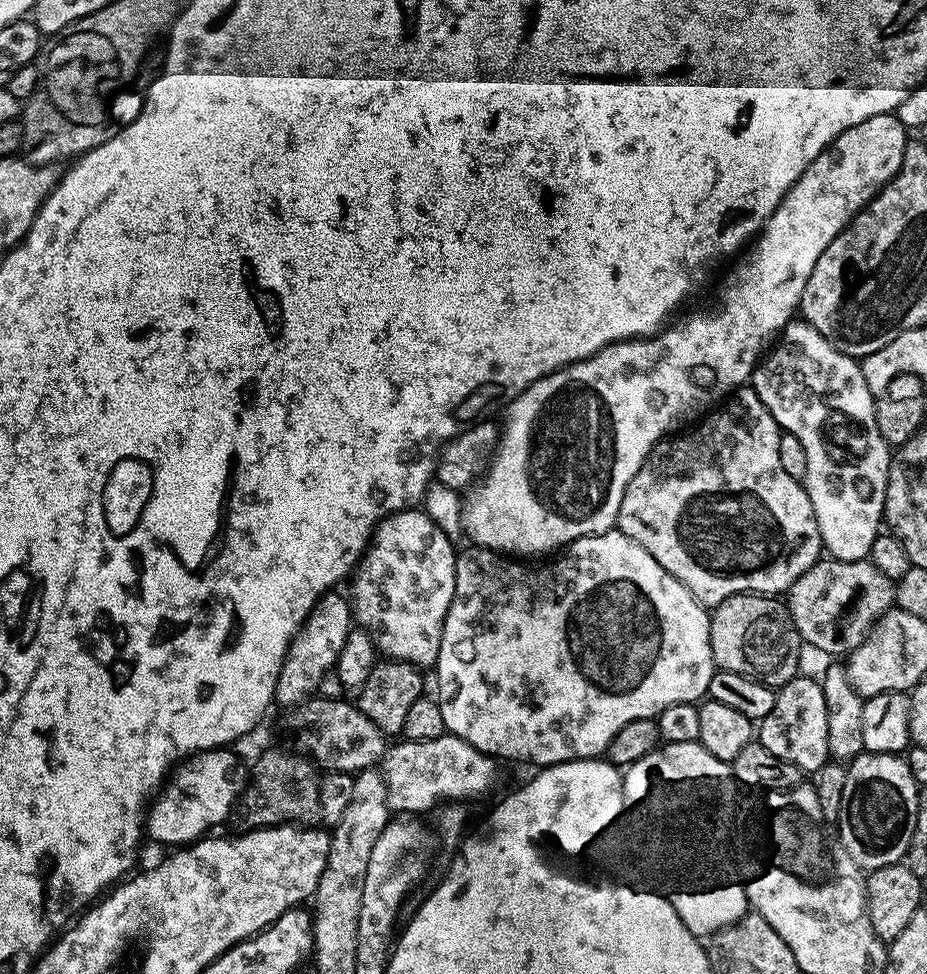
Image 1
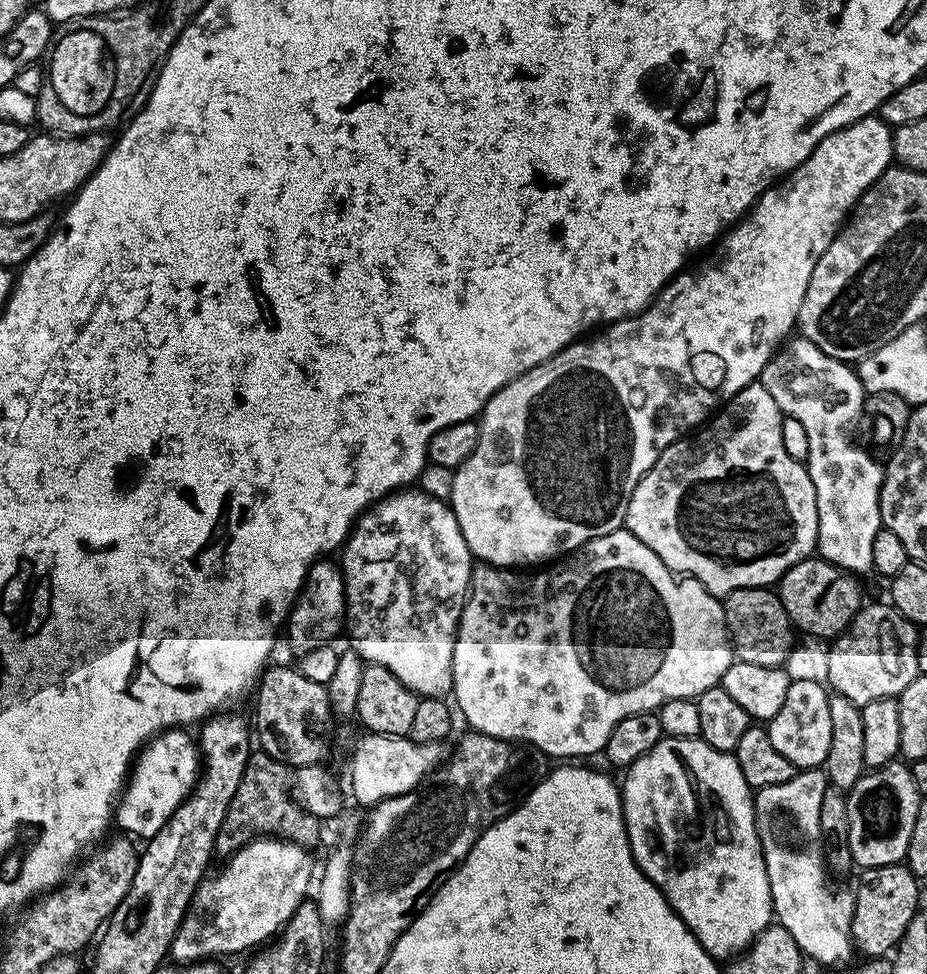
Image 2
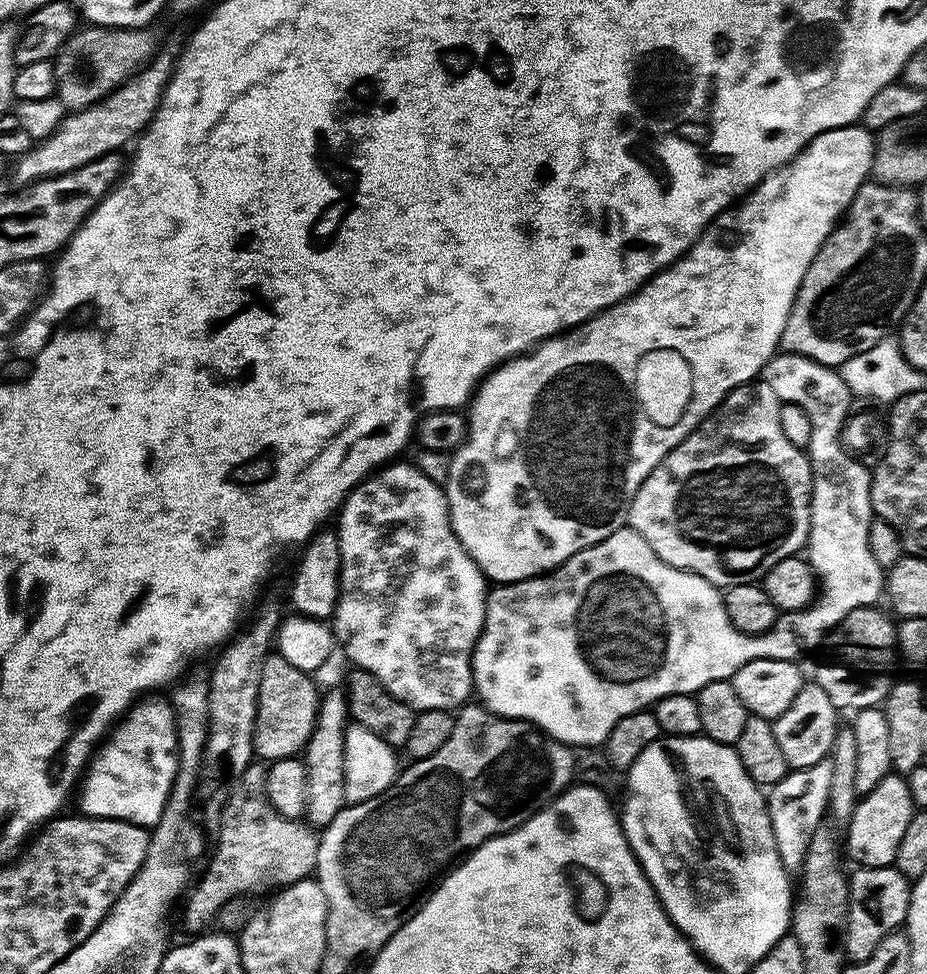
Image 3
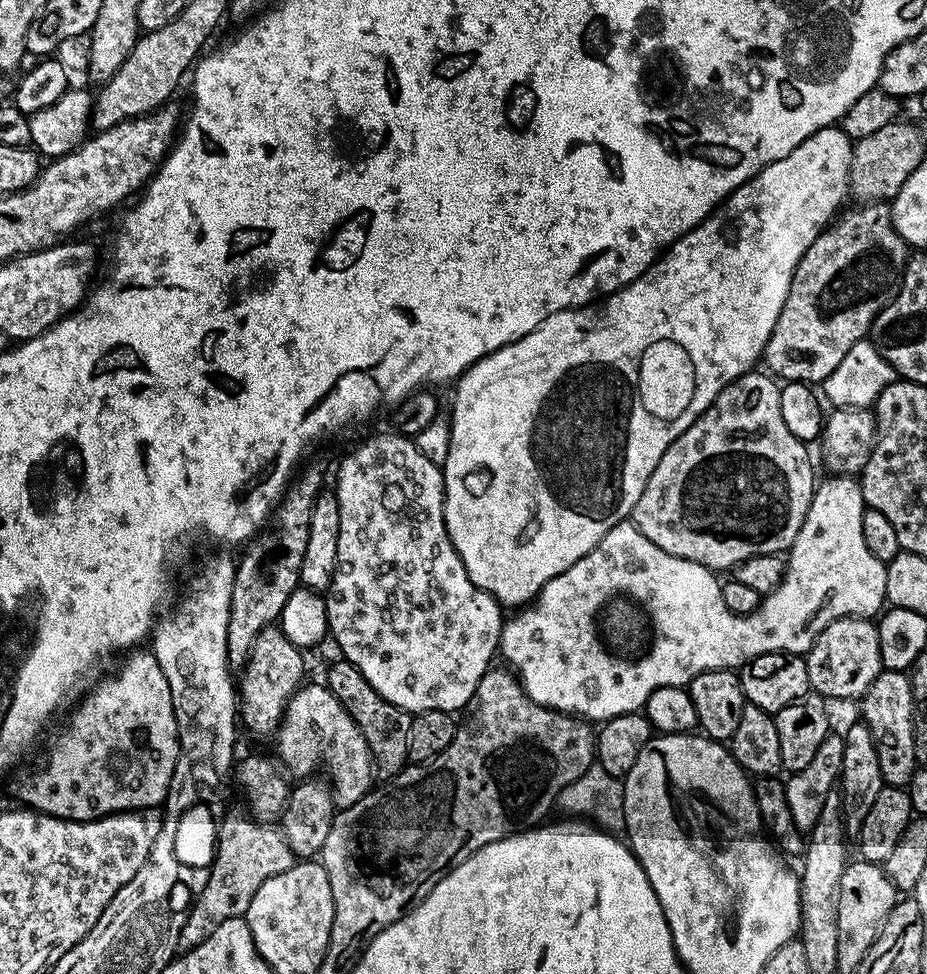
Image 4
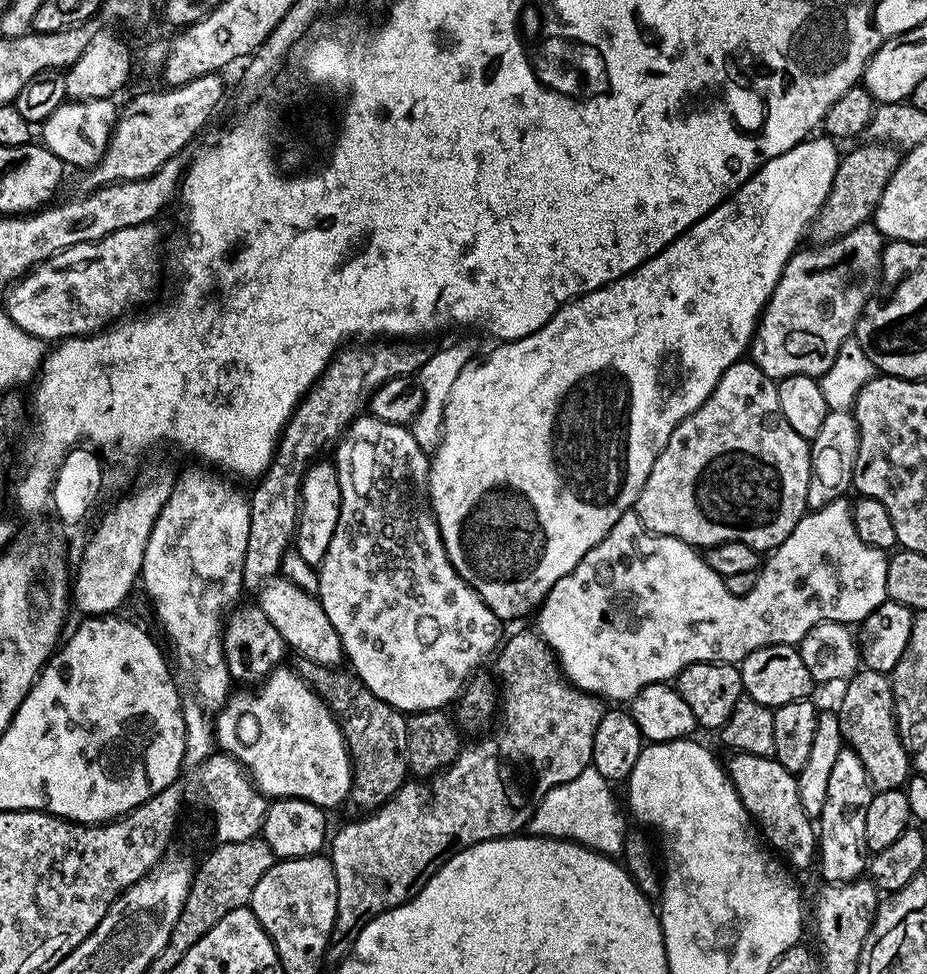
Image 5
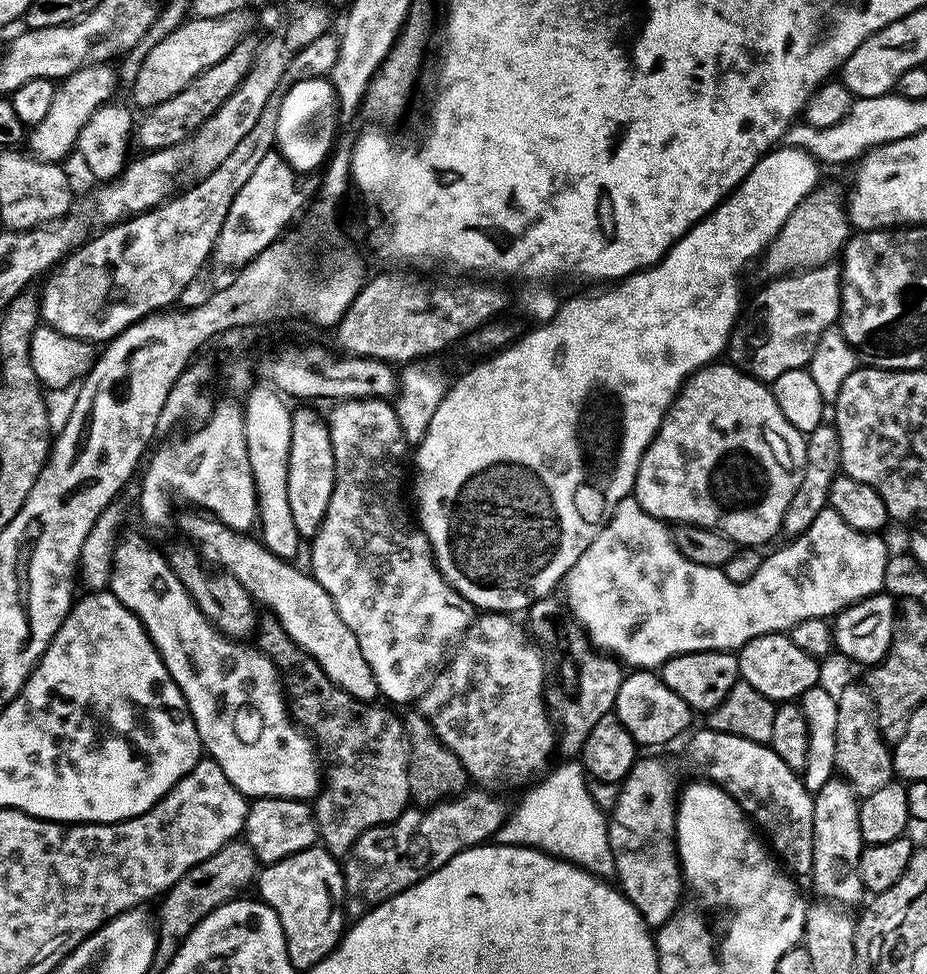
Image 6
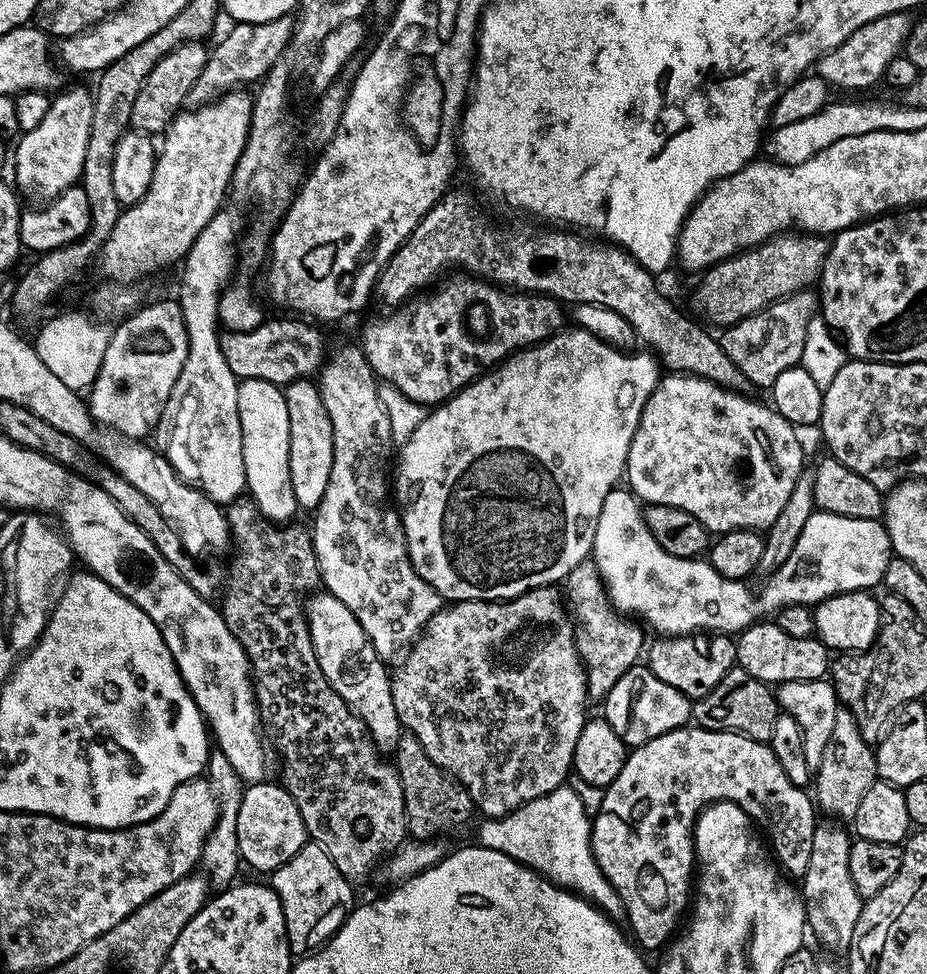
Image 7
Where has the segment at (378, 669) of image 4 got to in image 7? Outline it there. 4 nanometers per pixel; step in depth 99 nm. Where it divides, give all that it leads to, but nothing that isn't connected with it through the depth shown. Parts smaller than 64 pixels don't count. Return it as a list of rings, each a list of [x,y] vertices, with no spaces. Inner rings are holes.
[[[360,346],[340,348],[333,356],[331,353],[318,373],[318,387],[322,402],[326,402],[326,414],[330,414],[334,434],[334,462],[330,466],[330,482],[326,482],[326,494],[322,494],[322,502],[314,510],[316,521],[310,524],[310,531],[323,587],[352,611],[374,650],[383,661],[388,662],[391,656],[399,657],[420,639],[420,633],[430,618],[440,611],[442,598],[430,582],[416,573],[410,560],[404,523],[394,507],[394,496],[390,491],[394,441],[390,418],[386,418],[386,410],[378,398],[377,383],[378,377],[368,365],[364,349]]]

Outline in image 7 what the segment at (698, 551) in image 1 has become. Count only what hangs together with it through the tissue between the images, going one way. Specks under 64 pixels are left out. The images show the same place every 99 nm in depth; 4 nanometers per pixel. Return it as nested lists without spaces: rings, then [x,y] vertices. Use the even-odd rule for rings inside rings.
[[[664,374],[656,384],[656,388],[650,394],[646,406],[640,415],[638,430],[634,430],[634,438],[630,442],[630,454],[628,455],[628,467],[626,469],[626,484],[633,496],[645,505],[661,504],[662,506],[678,506],[686,510],[686,514],[694,514],[698,522],[708,527],[709,533],[723,534],[730,531],[738,531],[740,528],[766,530],[778,518],[782,506],[786,506],[786,498],[790,498],[790,490],[798,482],[801,472],[805,471],[804,448],[796,437],[797,429],[776,413],[776,409],[767,403],[759,404],[756,400],[747,400],[747,395],[733,392],[727,388],[721,388],[719,384],[703,380],[701,376],[689,376],[687,374]]]

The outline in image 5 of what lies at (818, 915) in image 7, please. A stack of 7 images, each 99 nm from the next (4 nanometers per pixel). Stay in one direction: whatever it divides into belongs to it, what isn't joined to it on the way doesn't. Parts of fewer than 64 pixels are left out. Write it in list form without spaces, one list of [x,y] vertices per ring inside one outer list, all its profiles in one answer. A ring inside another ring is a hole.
[[[847,746],[840,749],[834,766],[830,769],[830,778],[826,782],[826,800],[822,802],[822,810],[818,817],[816,843],[818,845],[818,868],[820,864],[820,880],[825,884],[845,884],[851,880],[859,880],[865,875],[870,859],[870,849],[866,842],[866,810],[870,806],[874,789],[868,782],[866,766],[862,766],[862,758],[854,754]]]

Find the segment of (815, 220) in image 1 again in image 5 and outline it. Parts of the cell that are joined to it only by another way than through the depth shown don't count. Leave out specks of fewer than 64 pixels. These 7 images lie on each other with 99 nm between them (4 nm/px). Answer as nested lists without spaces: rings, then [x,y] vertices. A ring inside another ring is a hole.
[[[820,134],[786,150],[786,154],[778,154],[778,158],[770,158],[747,182],[740,185],[739,190],[721,200],[719,206],[704,215],[698,223],[691,224],[657,256],[651,256],[639,268],[618,278],[613,284],[560,305],[556,313],[534,334],[521,340],[497,343],[497,348],[484,361],[469,359],[458,378],[454,378],[454,390],[450,390],[450,399],[444,411],[444,435],[430,460],[426,496],[454,570],[458,570],[461,578],[477,592],[482,602],[486,602],[486,606],[490,606],[490,610],[494,610],[502,622],[516,620],[526,615],[531,608],[532,611],[539,609],[550,589],[563,576],[574,571],[582,557],[591,548],[598,546],[602,538],[606,538],[608,531],[635,505],[672,431],[690,414],[694,414],[702,402],[706,402],[722,374],[749,351],[760,314],[768,305],[770,294],[786,262],[797,251],[801,243],[800,235],[809,231],[812,219],[820,213],[820,207],[826,202],[826,194],[830,194],[834,174],[840,165],[841,153],[836,152],[836,148],[837,141]]]

